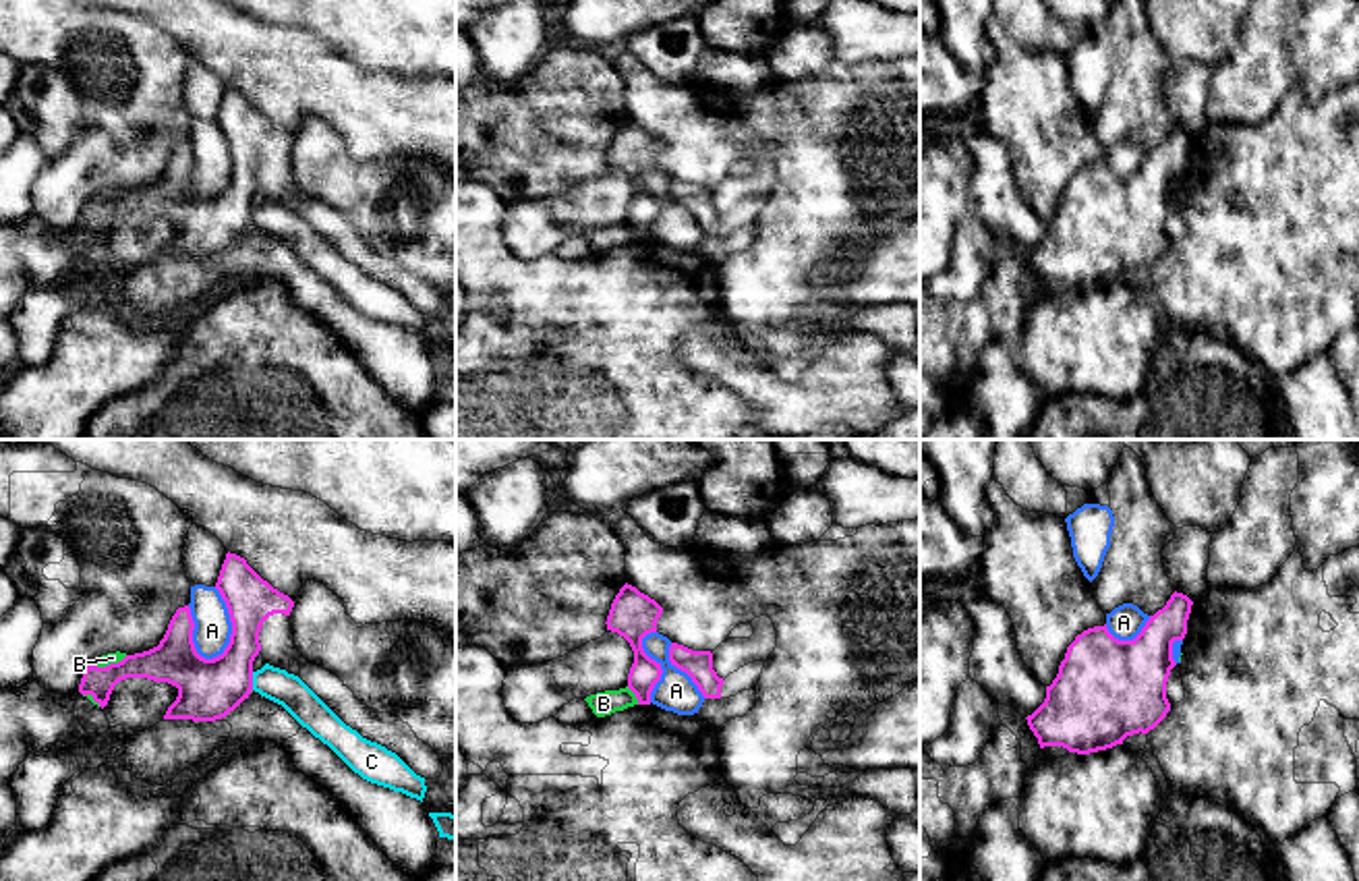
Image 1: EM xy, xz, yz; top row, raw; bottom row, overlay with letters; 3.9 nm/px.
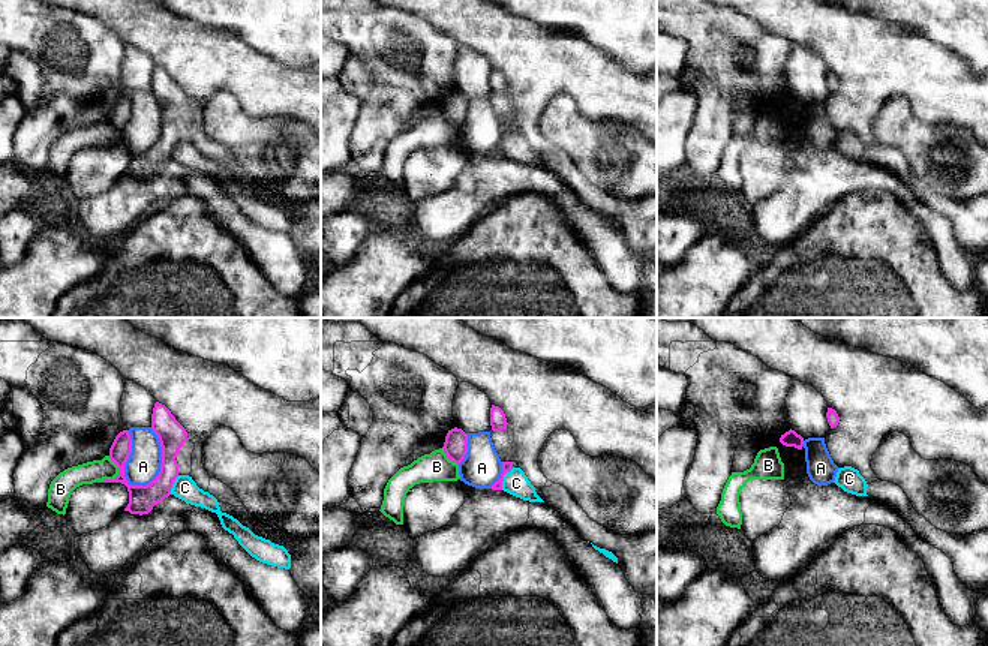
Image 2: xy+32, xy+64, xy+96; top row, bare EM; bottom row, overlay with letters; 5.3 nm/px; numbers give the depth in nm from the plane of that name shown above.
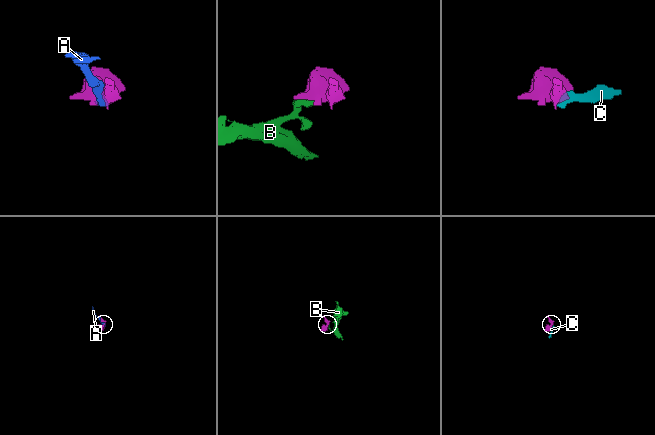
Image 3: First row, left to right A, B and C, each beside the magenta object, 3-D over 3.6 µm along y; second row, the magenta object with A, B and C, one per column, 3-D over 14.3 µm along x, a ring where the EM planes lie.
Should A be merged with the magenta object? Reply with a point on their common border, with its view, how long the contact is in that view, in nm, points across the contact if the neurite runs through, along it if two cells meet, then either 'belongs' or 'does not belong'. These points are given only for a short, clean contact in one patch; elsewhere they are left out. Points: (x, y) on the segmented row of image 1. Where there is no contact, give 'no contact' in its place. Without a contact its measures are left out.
contact xy (233, 629); length 300 nm; border xy (216, 587), (228, 614), (230, 641), (220, 654), (206, 660); does not belong

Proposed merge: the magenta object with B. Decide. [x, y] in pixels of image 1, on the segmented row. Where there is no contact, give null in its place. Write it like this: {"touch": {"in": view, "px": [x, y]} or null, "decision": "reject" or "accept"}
{"touch": {"in": "xy", "px": [110, 664]}, "decision": "reject"}

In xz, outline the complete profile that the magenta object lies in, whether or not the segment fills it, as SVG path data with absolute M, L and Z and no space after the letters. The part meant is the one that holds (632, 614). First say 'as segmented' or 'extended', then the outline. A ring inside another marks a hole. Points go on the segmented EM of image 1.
as segmented | M626 582L615 595L605 622L607 630L624 636L634 651L628 688L636 694L638 705L650 705L650 692L663 674L661 663L650 659L642 649L642 638L657 632L661 614L663 607L655 599Z

